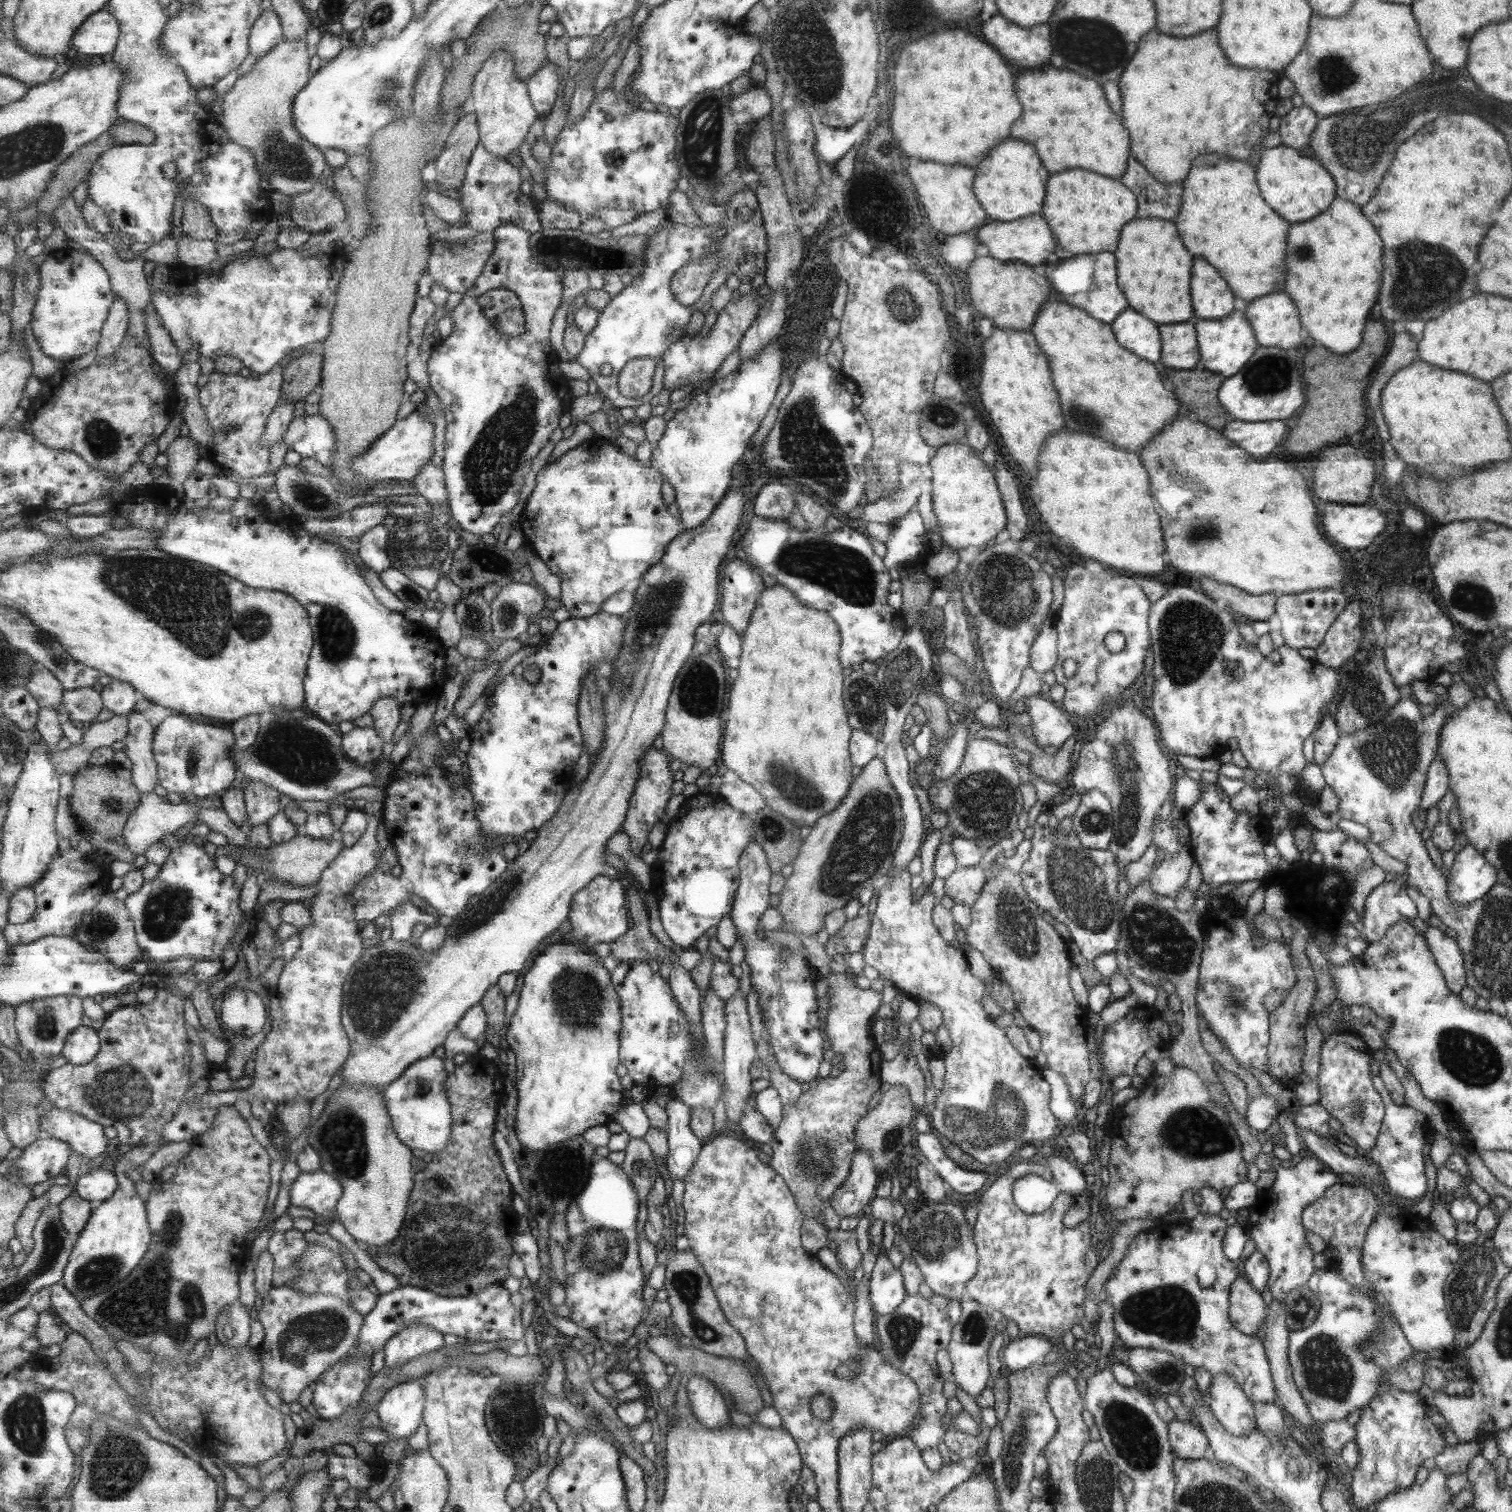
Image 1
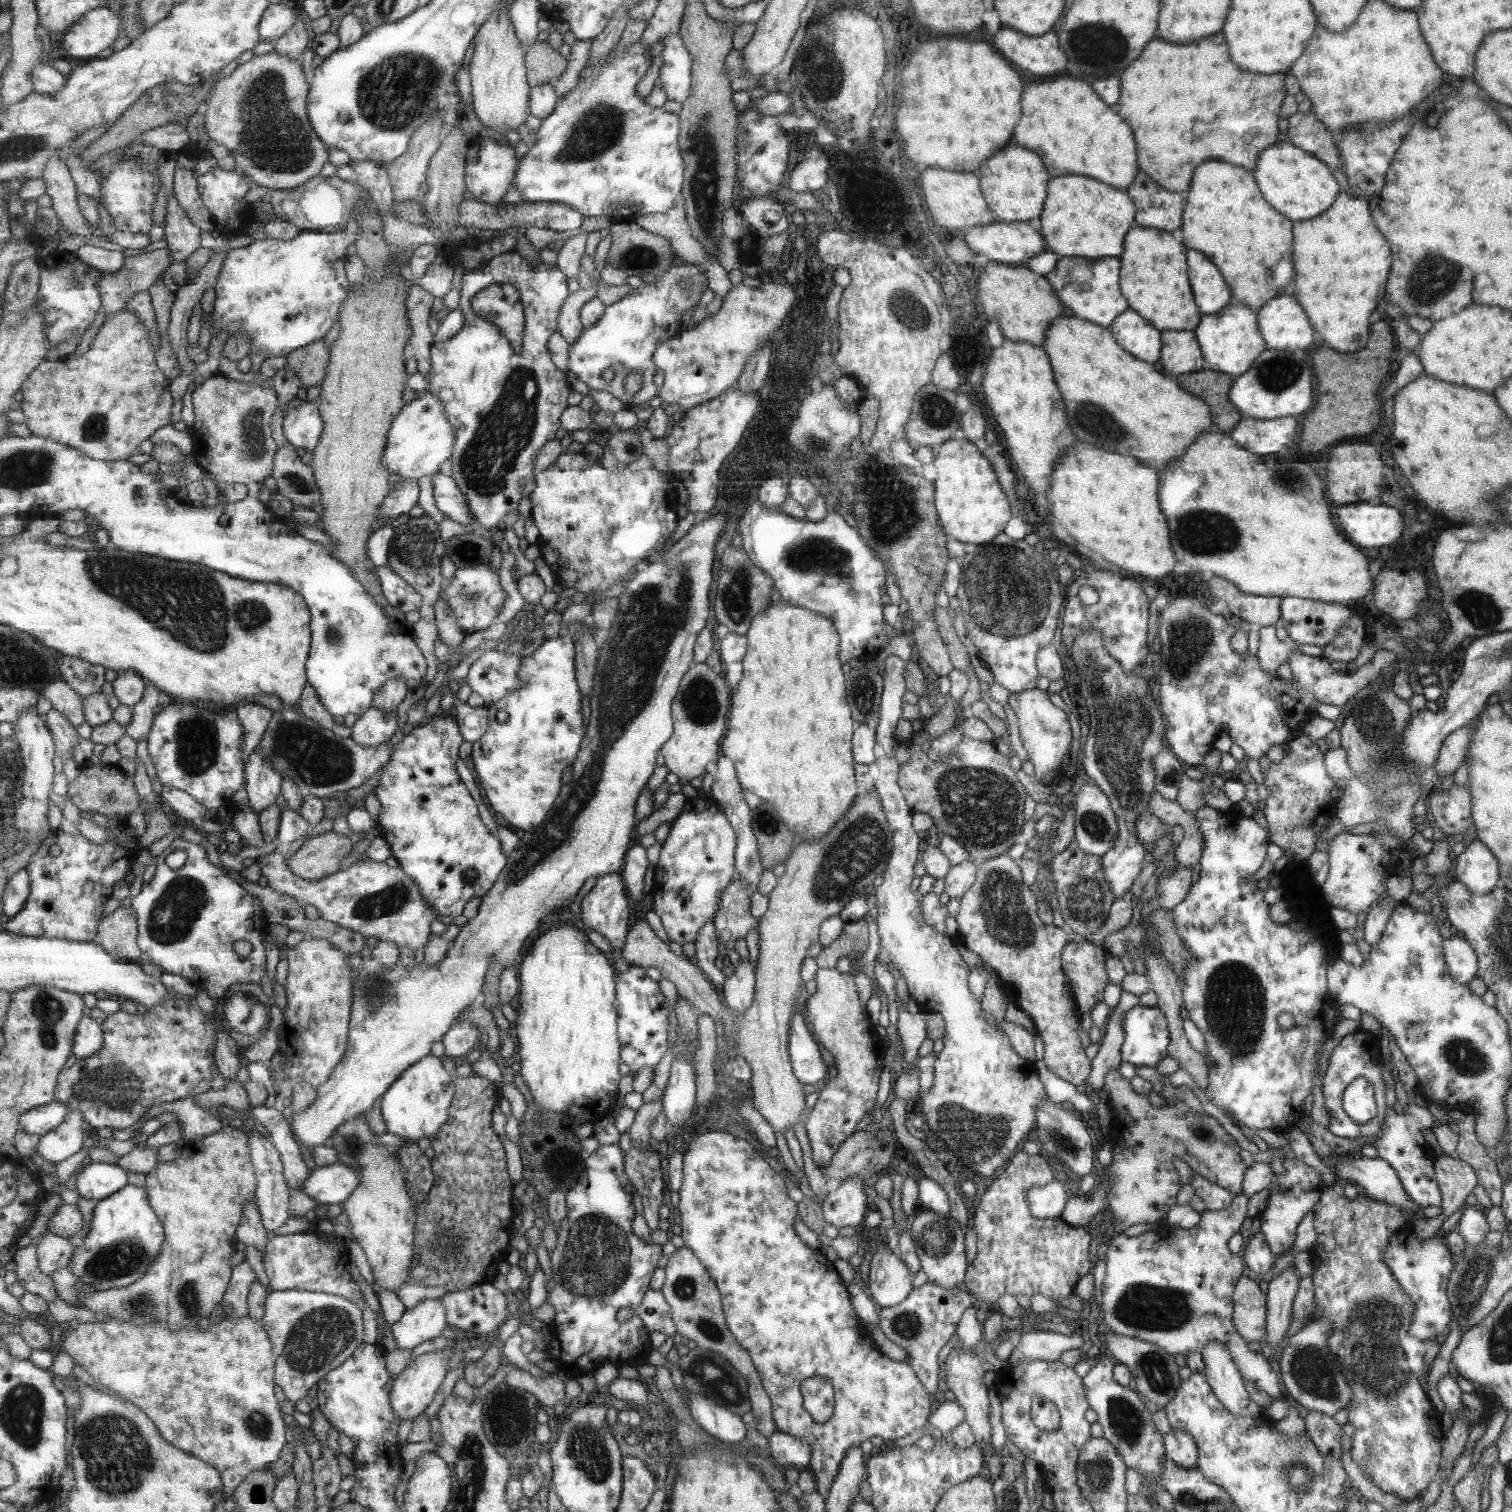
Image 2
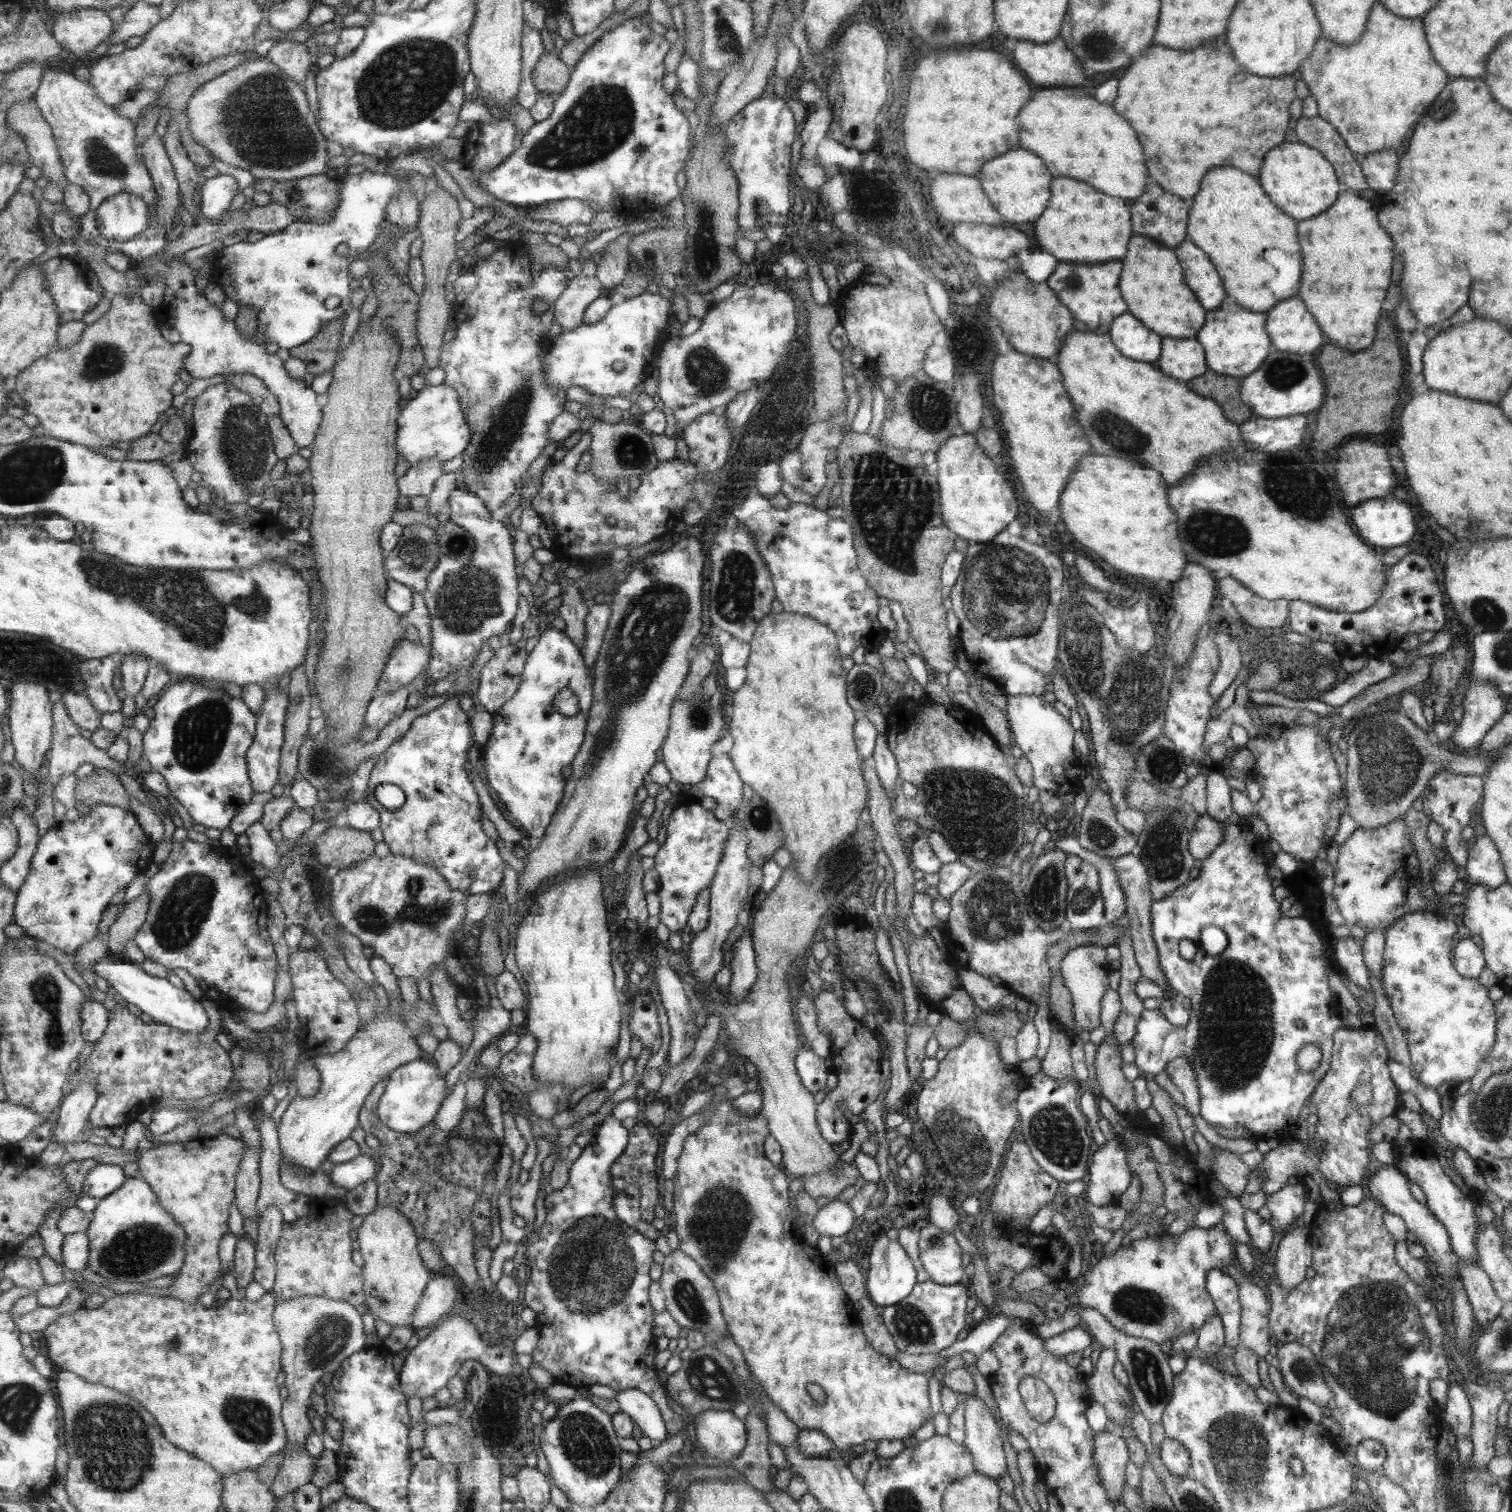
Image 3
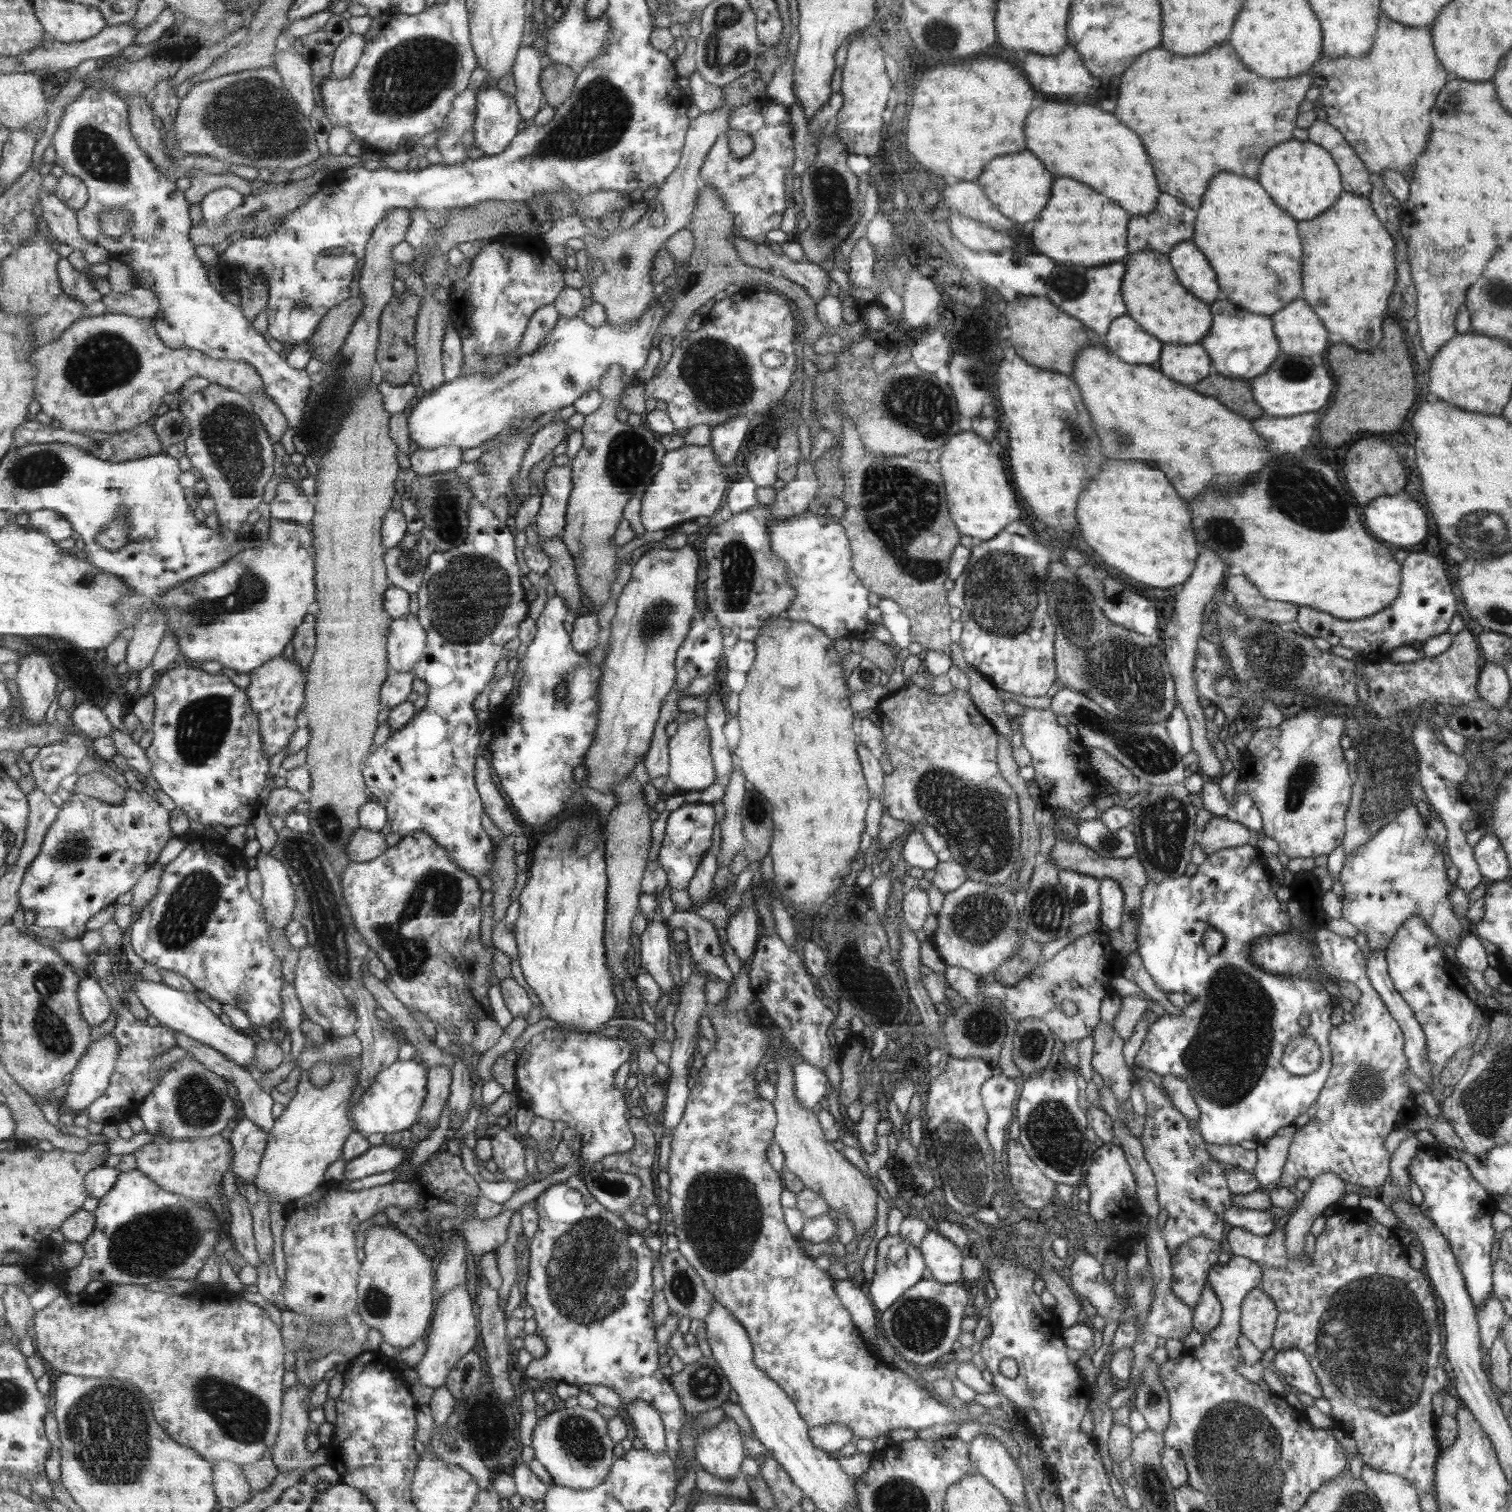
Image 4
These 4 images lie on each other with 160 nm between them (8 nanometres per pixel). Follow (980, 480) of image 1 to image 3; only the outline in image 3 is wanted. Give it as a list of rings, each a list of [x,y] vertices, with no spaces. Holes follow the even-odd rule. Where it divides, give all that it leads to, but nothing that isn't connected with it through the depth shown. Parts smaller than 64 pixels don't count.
[[[971,434],[951,436],[937,452],[937,476],[939,492],[943,492],[943,520],[947,520],[947,528],[969,542],[985,543],[1003,530],[1003,524],[1007,526],[1015,518],[1017,502],[1011,488],[995,472],[993,462],[979,446]]]

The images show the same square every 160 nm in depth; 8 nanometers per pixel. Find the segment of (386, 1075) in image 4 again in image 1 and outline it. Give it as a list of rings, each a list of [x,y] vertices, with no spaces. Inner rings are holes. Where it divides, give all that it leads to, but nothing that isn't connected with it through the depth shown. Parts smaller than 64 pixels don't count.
[[[429,1056],[411,1064],[411,1067],[394,1083],[388,1084],[384,1095],[388,1104],[391,1118],[399,1138],[409,1148],[425,1150],[425,1152],[441,1152],[450,1143],[454,1116],[450,1097],[447,1094],[445,1062],[437,1056]]]

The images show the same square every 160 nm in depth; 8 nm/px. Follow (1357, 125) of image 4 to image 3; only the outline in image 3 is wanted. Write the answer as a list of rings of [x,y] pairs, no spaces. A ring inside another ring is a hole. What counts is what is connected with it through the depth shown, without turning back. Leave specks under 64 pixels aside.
[[[1374,4],[1369,15],[1366,30],[1359,40],[1348,45],[1338,45],[1319,36],[1319,44],[1314,44],[1310,55],[1297,68],[1299,78],[1307,86],[1308,95],[1316,102],[1318,117],[1340,134],[1357,162],[1370,152],[1397,150],[1403,144],[1401,136],[1413,130],[1417,118],[1447,84],[1447,74],[1439,68],[1438,61],[1431,58],[1432,52],[1427,48],[1425,28],[1421,20],[1394,16],[1382,4]]]

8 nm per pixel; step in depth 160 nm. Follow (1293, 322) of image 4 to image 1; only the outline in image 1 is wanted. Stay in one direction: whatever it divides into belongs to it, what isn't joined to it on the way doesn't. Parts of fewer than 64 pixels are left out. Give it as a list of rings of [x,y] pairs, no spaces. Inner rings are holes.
[[[1277,292],[1245,302],[1243,313],[1250,327],[1255,328],[1254,339],[1258,346],[1277,346],[1285,350],[1299,344],[1299,318],[1287,294]]]

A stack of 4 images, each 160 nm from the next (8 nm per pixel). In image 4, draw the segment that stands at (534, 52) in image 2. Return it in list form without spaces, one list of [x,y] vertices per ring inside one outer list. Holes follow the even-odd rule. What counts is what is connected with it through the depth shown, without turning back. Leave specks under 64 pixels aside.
[[[548,64],[541,73],[541,86],[544,99],[556,109],[565,104],[572,96],[578,70],[562,64]]]

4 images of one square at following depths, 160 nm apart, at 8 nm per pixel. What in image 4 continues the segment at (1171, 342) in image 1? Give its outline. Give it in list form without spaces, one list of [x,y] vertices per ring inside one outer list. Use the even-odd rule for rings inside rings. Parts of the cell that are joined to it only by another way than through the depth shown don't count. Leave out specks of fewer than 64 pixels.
[[[1165,343],[1158,358],[1159,370],[1171,380],[1189,386],[1191,382],[1198,382],[1210,374],[1213,368],[1209,358],[1199,344],[1177,346]]]

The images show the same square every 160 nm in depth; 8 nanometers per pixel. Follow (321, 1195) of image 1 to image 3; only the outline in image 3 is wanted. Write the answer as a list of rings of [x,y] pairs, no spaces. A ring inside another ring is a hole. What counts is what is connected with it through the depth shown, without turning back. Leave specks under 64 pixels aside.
[[[361,1153],[349,1162],[334,1165],[329,1175],[331,1182],[339,1188],[353,1190],[353,1188],[365,1184],[371,1178],[375,1180],[375,1172],[377,1172],[375,1160]]]

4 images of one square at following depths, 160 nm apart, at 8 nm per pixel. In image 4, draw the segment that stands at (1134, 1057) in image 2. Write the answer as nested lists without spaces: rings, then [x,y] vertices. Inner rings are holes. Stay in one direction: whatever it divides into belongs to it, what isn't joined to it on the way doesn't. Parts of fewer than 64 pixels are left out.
[[[1249,842],[1223,848],[1207,854],[1190,877],[1183,874],[1161,882],[1149,879],[1141,890],[1136,954],[1163,994],[1185,993],[1191,995],[1193,1001],[1181,1014],[1163,1014],[1148,1025],[1133,1067],[1160,1076],[1183,1077],[1200,1112],[1199,1134],[1211,1144],[1239,1144],[1241,1140],[1265,1143],[1278,1128],[1291,1125],[1318,1098],[1330,1074],[1329,1068],[1333,1067],[1327,1036],[1330,1036],[1331,1008],[1335,1004],[1321,986],[1321,978],[1313,978],[1313,974],[1283,976],[1265,972],[1249,960],[1249,950],[1259,937],[1289,934],[1289,918],[1281,912],[1281,904],[1273,892],[1263,892],[1261,888],[1261,896],[1257,894],[1257,882],[1269,882],[1269,876],[1255,858],[1258,858],[1256,848]],[[1209,928],[1223,936],[1223,951],[1213,957],[1203,949],[1203,934]],[[1301,1014],[1307,1014],[1310,1020],[1306,1027],[1297,1023]],[[1299,1034],[1309,1035],[1320,1048],[1321,1063],[1307,1075],[1292,1075],[1281,1062],[1291,1037]]]

